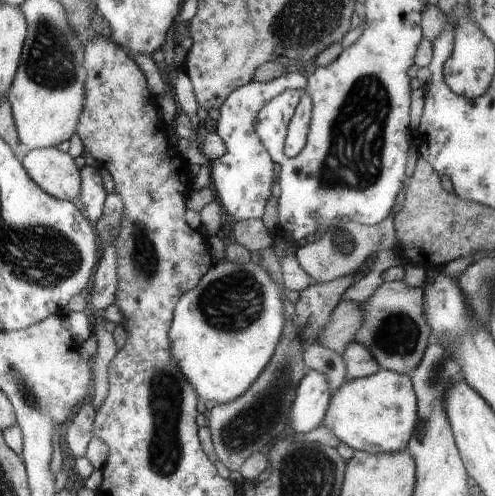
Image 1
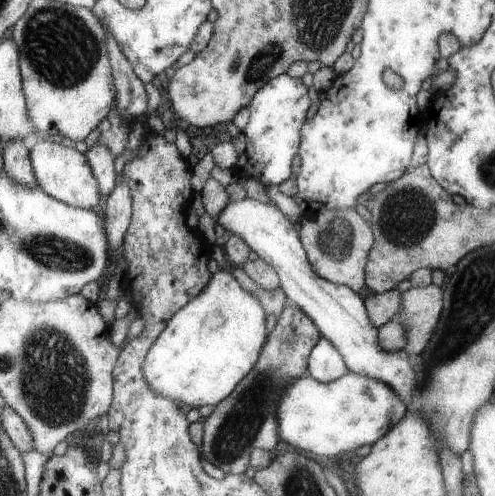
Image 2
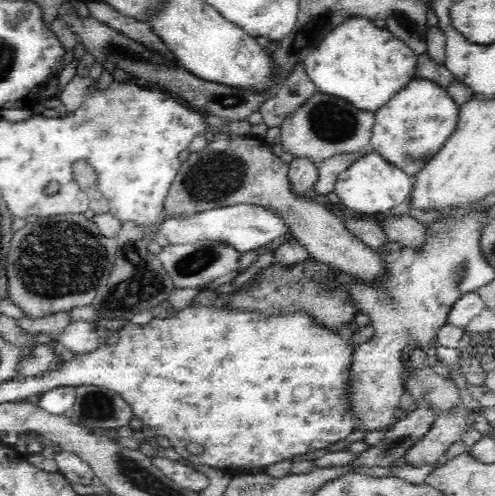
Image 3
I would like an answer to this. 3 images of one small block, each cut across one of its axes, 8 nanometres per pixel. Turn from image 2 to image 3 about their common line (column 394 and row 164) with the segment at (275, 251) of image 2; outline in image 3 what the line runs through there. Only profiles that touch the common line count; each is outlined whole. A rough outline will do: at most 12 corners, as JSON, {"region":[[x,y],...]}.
{"region":[[378,152],[336,180],[346,210],[388,216],[414,190],[414,178]]}

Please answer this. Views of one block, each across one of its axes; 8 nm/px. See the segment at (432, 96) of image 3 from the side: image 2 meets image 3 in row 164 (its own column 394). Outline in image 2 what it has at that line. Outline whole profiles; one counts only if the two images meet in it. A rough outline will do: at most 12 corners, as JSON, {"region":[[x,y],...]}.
{"region":[[305,374],[279,440],[317,456],[379,442],[407,404],[385,382]]}

